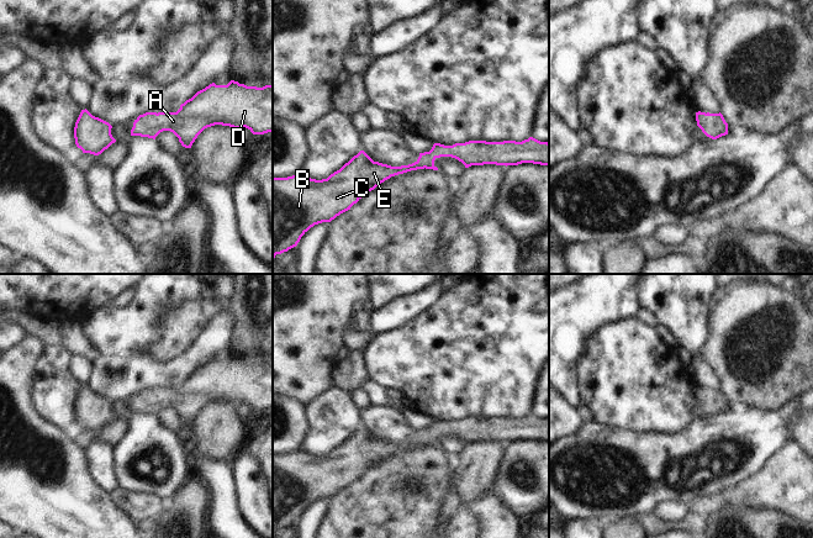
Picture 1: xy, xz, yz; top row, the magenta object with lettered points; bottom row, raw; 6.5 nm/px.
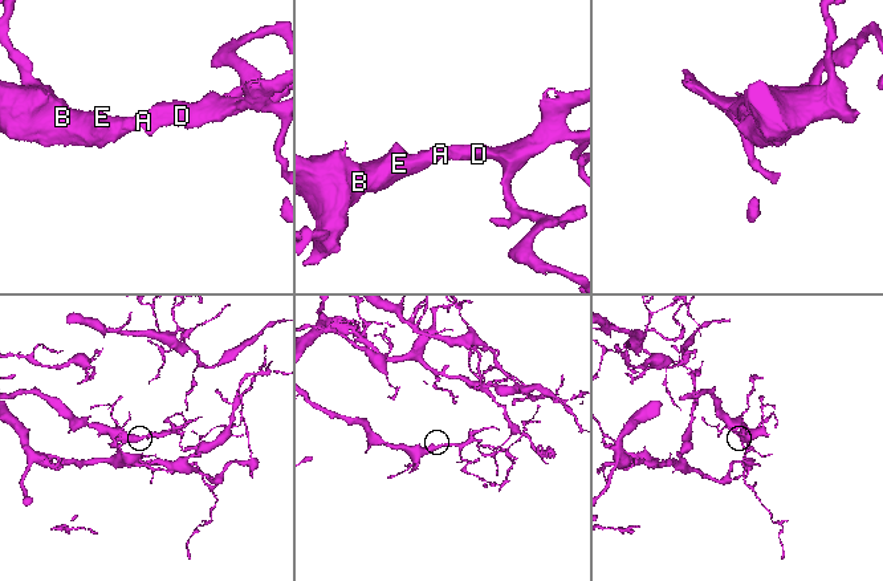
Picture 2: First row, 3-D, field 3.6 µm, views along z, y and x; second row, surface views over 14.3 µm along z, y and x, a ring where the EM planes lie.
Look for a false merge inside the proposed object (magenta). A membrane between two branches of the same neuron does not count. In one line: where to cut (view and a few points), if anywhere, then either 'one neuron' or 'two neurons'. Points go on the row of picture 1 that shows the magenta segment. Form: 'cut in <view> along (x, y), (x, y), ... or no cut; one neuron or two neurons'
no cut; one neuron

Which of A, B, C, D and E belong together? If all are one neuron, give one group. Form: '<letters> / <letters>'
A B C D E

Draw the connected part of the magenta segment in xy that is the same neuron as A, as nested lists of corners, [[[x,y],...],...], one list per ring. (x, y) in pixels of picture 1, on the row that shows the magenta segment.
[[[231,80],[227,85],[210,84],[180,105],[176,112],[139,115],[131,136],[155,139],[163,131],[173,132],[185,148],[191,148],[207,127],[222,125],[246,127],[253,134],[273,132],[273,85],[247,86]]]

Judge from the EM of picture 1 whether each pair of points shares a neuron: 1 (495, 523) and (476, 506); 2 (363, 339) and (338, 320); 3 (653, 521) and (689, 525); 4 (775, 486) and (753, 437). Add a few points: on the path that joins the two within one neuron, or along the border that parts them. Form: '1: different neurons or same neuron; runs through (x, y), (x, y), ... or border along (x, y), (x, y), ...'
1: same neuron; runs through (490, 518), (481, 510)
2: different neurons; border along (344, 330), (343, 338)
3: same neuron; runs through (661, 525), (680, 525)
4: different neurons; border along (785, 443), (759, 470), (742, 481)

